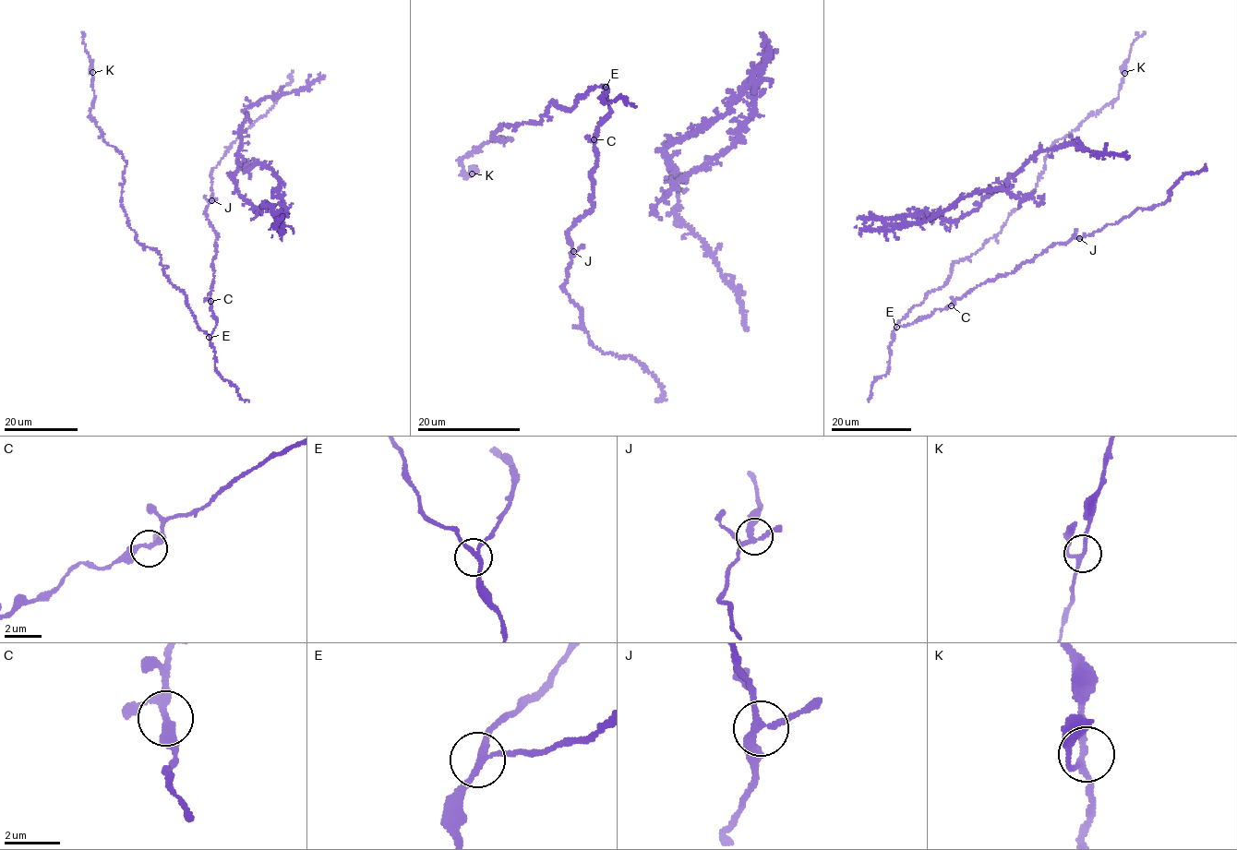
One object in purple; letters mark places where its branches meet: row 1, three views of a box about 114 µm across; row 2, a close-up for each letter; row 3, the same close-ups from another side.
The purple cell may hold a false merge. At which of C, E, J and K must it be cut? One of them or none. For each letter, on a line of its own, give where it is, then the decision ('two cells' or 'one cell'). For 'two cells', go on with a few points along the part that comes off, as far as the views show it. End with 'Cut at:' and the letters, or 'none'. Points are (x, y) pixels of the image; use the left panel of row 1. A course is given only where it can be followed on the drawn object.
C: (210, 301) | one cell
E: (209, 337) | one cell
J: (211, 200) | one cell
K: (92, 72) | one cell
Cut at: none

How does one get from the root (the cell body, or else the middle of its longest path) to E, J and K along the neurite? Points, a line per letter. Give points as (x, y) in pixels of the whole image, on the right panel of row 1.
E: (1035, 257), (1003, 276), (998, 275), (978, 285), (953, 305), (936, 309), (920, 320), (896, 327)
J: (1035, 257), (1055, 244), (1066, 244), (1079, 238)
K: (1035, 257), (898, 326), (946, 283), (953, 263), (1000, 232), (1035, 188), (1052, 144), (1118, 97), (1124, 73)

